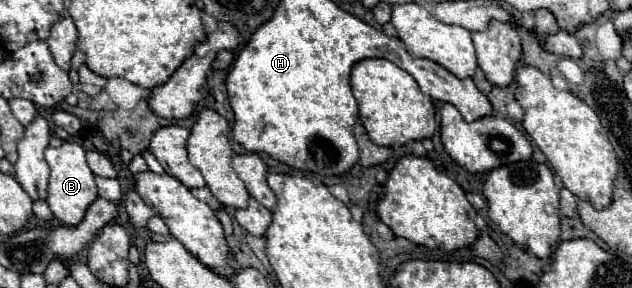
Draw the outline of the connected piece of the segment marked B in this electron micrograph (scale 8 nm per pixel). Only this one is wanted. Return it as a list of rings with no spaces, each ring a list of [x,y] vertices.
[[[64,142],[60,148],[46,148],[46,162],[50,166],[50,182],[48,182],[48,206],[52,214],[66,226],[74,226],[82,222],[86,208],[98,198],[98,188],[94,182],[94,174],[86,164],[84,148],[76,142]]]

